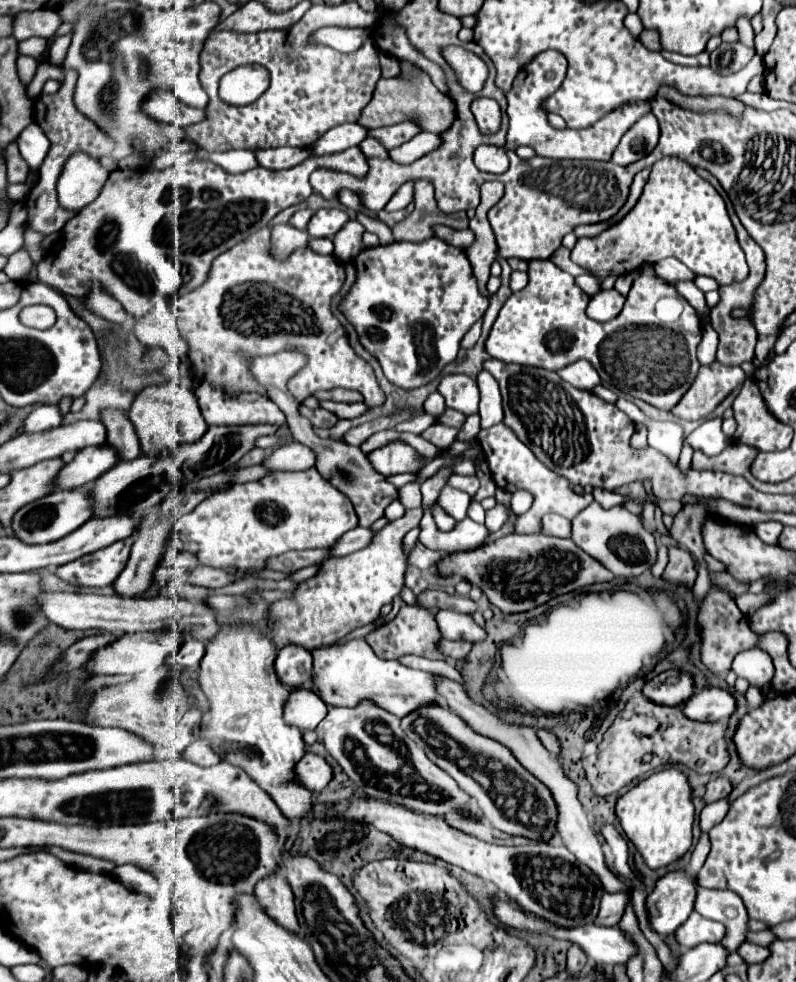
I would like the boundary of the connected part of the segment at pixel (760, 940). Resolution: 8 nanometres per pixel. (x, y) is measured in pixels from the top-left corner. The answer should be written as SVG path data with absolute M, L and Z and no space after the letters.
M765 930L765 932L751 932L749 934L749 942L755 942L755 944L765 944L765 946L769 946L771 942L775 942L777 940L777 936L773 934L773 932L769 932L769 930Z

